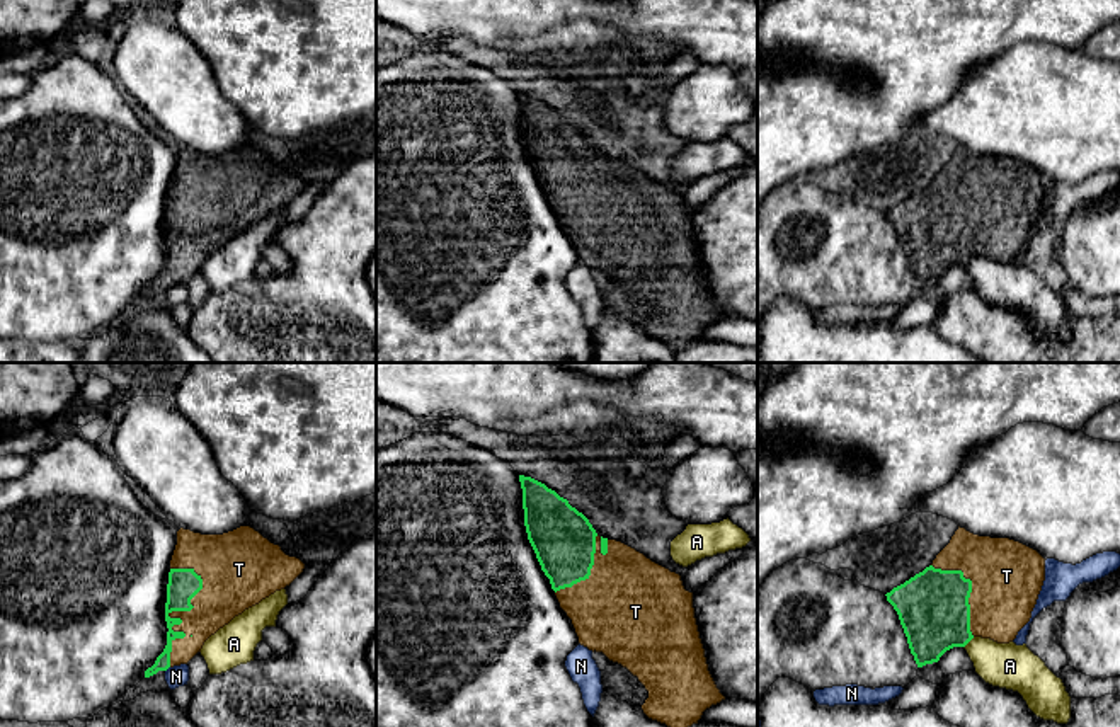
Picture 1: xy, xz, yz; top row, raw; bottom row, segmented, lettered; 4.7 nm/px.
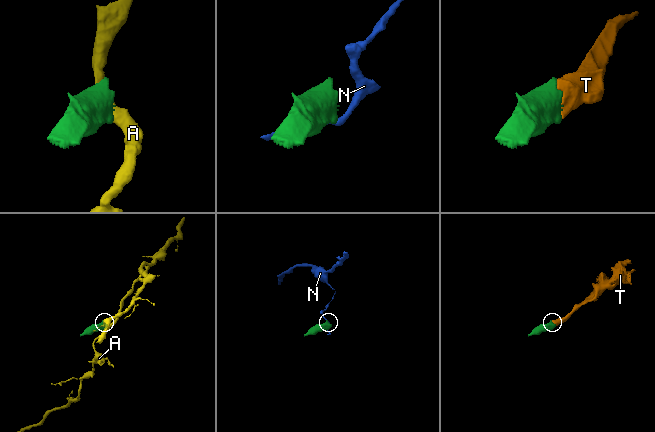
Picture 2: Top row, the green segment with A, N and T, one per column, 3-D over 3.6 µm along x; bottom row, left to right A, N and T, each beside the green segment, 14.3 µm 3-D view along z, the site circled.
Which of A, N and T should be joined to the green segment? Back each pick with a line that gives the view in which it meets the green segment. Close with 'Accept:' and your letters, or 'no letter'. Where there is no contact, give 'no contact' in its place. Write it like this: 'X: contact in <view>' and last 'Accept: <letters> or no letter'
T: contact in xy
Accept: T

